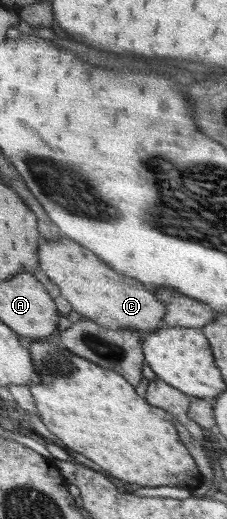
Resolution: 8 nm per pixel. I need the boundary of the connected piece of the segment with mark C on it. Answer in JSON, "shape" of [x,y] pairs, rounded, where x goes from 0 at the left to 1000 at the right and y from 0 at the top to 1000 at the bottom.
{"shape":[[[282,455],[282,461],[220,464],[220,470],[185,474],[176,509],[176,518],[220,532],[238,545],[264,549],[273,568],[366,611],[419,617],[493,636],[546,632],[626,638],[639,644],[722,626],[731,595],[678,557],[599,536],[502,520],[502,514],[449,503],[441,493],[326,461]]]}

